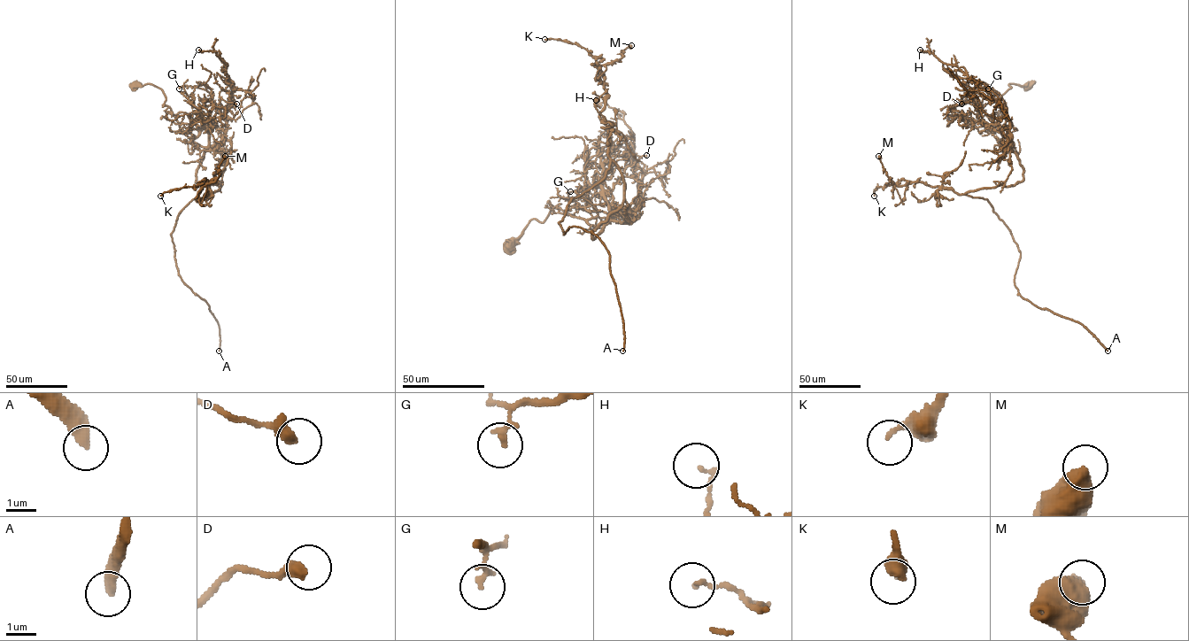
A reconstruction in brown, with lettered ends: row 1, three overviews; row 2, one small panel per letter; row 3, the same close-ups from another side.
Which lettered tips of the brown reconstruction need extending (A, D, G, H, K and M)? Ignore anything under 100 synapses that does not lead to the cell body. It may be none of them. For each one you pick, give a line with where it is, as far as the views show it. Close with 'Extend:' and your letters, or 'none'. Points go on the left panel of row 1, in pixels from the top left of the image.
A: Place: (219, 351)
Extend: A

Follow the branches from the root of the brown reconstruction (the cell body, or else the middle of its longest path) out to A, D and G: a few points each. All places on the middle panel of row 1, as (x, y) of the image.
A: (510, 243), (548, 202), (590, 225), (630, 223), (612, 160), (559, 223), (607, 250), (622, 351)
D: (510, 243), (531, 220), (544, 220), (548, 202), (590, 225), (606, 223), (613, 184), (646, 155)
G: (510, 243), (531, 220), (544, 220), (548, 202), (591, 225), (632, 220), (590, 193), (570, 191)

